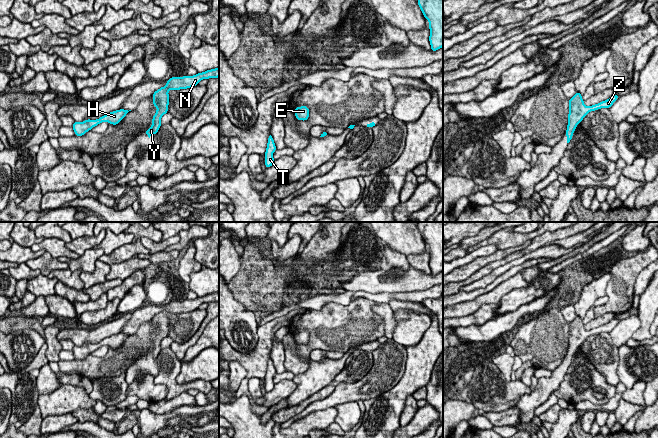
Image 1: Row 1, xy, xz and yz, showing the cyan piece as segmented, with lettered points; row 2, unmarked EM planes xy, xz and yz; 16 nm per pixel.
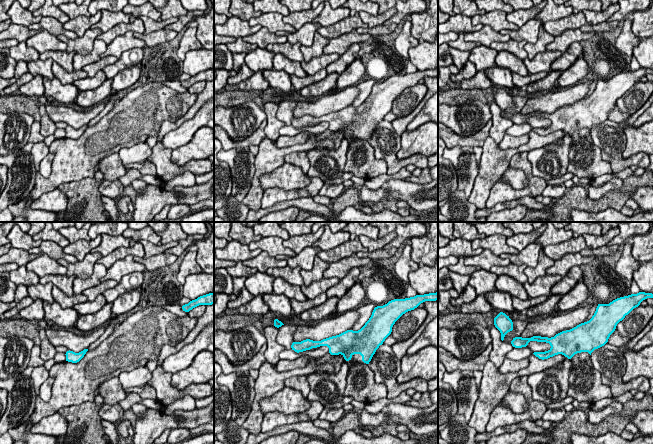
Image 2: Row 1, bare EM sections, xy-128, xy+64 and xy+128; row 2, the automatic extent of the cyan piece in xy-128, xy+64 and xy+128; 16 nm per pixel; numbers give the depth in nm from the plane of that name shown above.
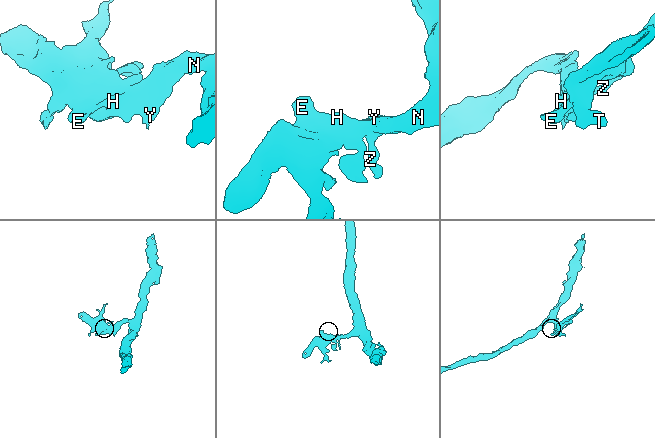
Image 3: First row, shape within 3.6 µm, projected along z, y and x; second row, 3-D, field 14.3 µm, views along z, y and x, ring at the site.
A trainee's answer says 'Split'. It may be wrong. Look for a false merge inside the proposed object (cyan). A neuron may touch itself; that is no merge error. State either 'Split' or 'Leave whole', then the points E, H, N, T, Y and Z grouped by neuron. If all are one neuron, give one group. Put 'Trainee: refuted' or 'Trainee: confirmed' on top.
Trainee: refuted
Leave whole. Groups: E H N T Y Z

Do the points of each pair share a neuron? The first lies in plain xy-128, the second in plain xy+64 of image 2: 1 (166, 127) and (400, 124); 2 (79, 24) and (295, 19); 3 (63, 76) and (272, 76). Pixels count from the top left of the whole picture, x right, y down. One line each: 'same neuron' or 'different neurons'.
1: same neuron
2: same neuron
3: different neurons

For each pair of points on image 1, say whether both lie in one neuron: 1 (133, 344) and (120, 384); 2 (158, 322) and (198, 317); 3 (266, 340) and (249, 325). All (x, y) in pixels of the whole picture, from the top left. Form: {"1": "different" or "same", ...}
{"1": "different", "2": "different", "3": "different"}

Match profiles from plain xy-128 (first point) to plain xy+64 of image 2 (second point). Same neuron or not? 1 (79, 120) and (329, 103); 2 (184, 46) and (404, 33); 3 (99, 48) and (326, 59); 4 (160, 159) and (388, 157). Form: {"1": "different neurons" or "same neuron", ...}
{"1": "same neuron", "2": "same neuron", "3": "different neurons", "4": "same neuron"}

